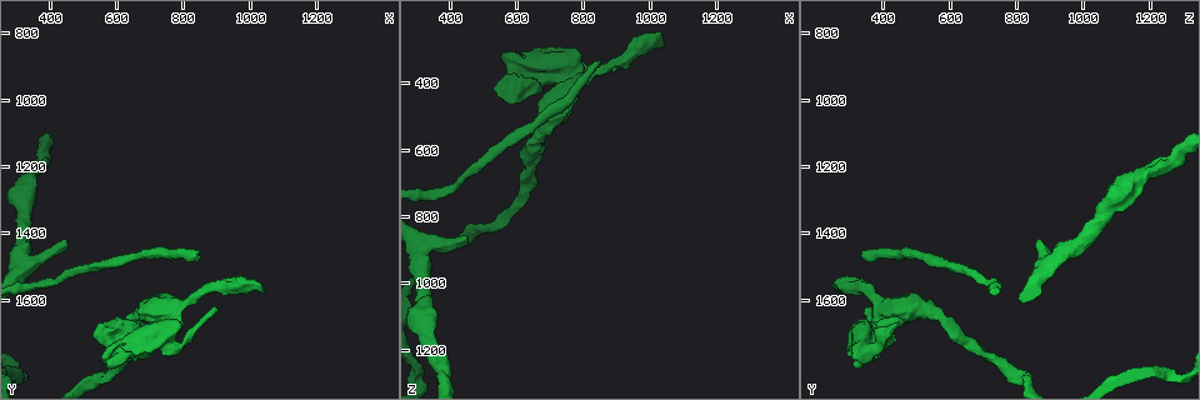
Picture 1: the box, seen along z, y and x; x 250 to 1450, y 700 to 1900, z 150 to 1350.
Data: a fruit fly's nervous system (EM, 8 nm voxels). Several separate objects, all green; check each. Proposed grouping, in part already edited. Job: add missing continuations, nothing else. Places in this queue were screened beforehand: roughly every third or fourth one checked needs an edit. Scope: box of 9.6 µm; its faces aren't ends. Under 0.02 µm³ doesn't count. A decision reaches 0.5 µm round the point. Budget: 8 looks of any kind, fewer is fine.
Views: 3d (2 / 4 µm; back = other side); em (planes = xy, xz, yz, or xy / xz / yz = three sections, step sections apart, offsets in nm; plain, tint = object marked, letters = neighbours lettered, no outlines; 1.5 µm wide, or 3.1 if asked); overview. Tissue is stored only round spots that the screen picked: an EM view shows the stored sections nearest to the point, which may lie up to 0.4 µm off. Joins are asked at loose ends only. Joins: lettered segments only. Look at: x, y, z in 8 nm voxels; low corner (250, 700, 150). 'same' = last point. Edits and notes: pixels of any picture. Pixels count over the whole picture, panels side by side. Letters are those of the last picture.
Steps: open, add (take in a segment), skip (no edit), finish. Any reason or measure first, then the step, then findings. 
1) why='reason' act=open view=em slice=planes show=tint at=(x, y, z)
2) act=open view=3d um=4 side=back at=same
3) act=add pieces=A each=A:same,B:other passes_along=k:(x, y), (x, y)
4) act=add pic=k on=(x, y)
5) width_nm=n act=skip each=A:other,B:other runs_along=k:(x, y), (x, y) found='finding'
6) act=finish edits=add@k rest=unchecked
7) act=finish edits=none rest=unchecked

why='an open end' act=open view=3d um=4 at=(1040, 1580, 280)

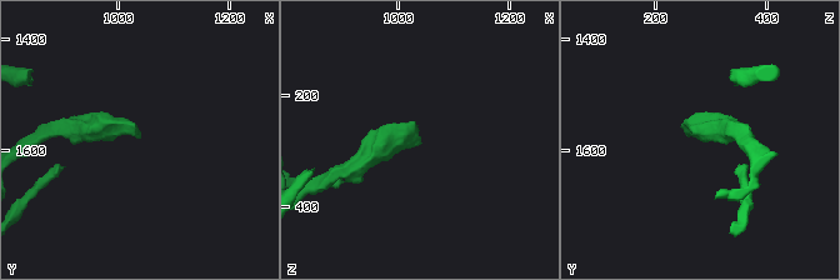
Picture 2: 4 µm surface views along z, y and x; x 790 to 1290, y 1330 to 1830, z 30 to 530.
why='shape alone is not enough' act=open view=em slice=planes show=letters at=(1040, 1575, 280)

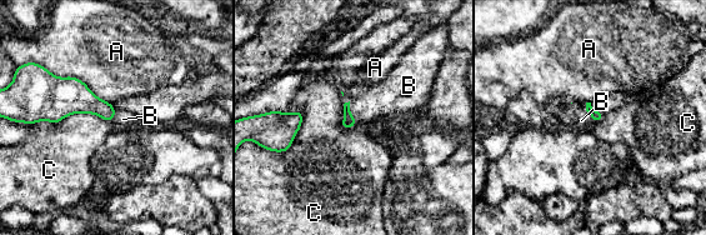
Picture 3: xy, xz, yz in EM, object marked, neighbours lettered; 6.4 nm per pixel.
act=add pieces=B each=A:other,B:same,C:other found='the neuron continues'

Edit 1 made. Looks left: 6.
act=open view=overview

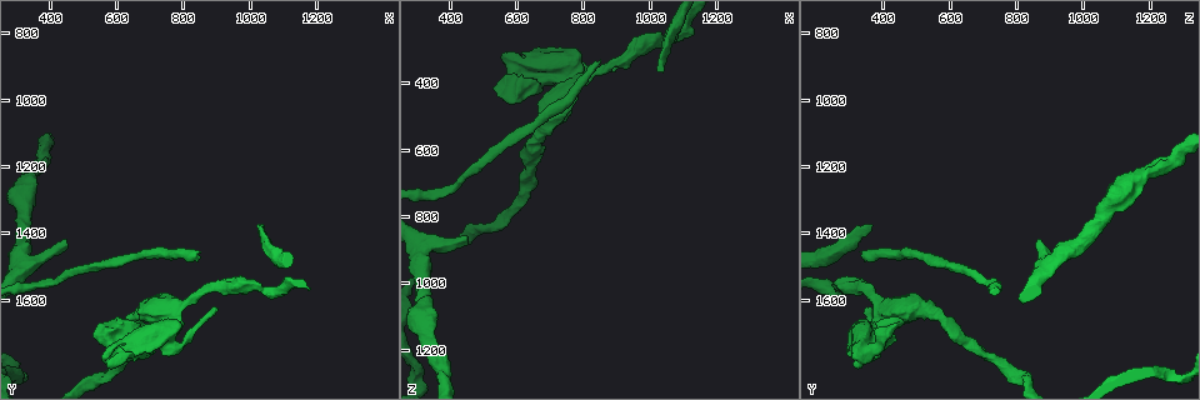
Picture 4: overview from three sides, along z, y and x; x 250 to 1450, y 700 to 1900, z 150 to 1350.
why='branch stops here' act=open view=em slice=planes show=tint at=(850, 1460, 330)

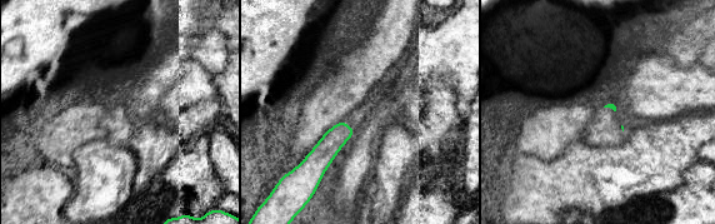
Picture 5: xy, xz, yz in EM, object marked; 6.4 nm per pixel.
act=open view=em slice=planes show=letters at=same

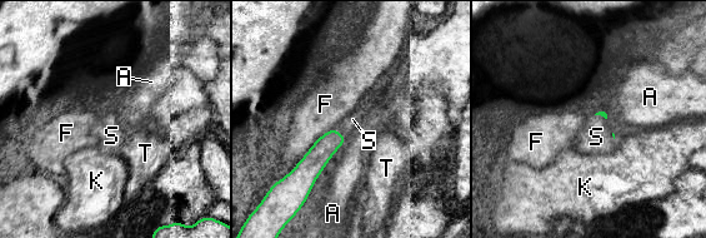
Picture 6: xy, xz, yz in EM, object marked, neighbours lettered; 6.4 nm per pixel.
longest_contact=F:240nm act=add pieces=S each=A:other,F:other,K:other,S:same,T:other passes_along=6:(313, 163), (339, 134), (345, 128) found='it goes on there'

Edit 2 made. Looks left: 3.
why='free end' act=open view=em slice=yz step=8 show=letters at=(450, 1430, 870)

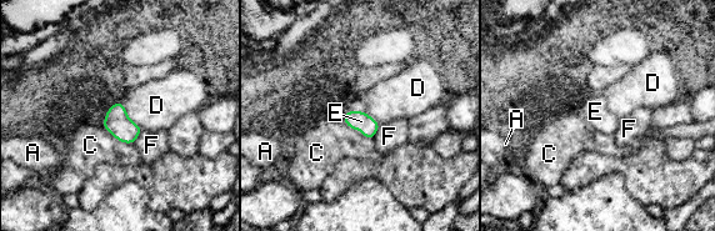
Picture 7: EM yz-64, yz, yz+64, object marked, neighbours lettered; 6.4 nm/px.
act=open view=em slice=planes show=letters at=same

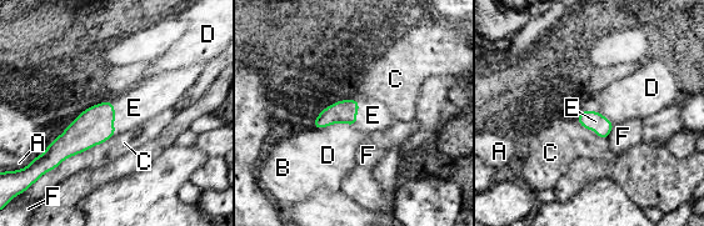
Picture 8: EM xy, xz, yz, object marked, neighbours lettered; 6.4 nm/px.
act=add pieces=E each=A:other,B:other,C:other,D:other,E:same,F:other passes_along=8:(95, 125), (115, 116), (134, 108) found='it goes on there'

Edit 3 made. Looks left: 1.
act=finish edits=add@3,add@6,add@8 rest=unchecked

